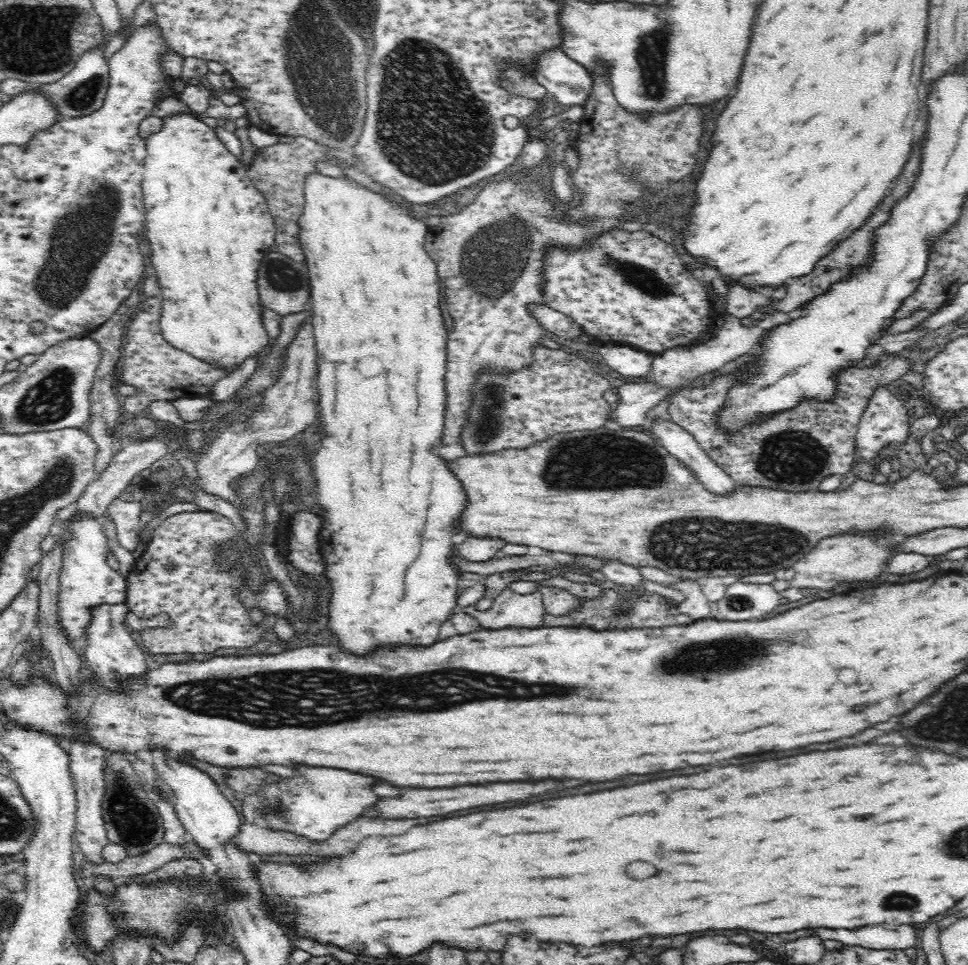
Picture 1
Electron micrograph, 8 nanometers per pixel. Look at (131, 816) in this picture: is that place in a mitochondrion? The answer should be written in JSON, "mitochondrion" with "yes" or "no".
{"mitochondrion":"yes"}

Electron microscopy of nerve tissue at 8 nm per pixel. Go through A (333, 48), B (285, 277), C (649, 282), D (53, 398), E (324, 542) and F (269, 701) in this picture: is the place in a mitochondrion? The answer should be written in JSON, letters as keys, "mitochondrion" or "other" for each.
{"A":"mitochondrion","B":"mitochondrion","C":"mitochondrion","D":"mitochondrion","E":"other","F":"mitochondrion"}

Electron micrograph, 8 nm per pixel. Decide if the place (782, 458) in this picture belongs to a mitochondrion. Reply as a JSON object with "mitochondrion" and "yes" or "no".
{"mitochondrion":"yes"}

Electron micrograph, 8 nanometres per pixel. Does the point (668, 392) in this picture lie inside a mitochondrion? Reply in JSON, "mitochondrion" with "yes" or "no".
{"mitochondrion":"no"}

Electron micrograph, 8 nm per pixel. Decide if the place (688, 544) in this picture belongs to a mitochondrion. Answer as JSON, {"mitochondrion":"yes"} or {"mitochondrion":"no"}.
{"mitochondrion":"yes"}

